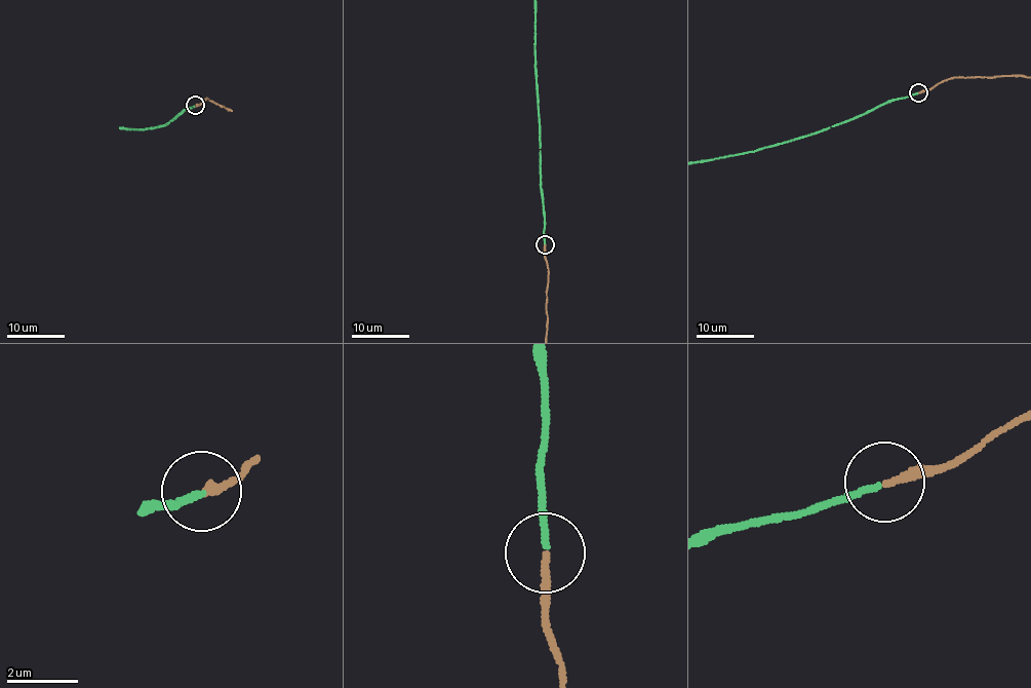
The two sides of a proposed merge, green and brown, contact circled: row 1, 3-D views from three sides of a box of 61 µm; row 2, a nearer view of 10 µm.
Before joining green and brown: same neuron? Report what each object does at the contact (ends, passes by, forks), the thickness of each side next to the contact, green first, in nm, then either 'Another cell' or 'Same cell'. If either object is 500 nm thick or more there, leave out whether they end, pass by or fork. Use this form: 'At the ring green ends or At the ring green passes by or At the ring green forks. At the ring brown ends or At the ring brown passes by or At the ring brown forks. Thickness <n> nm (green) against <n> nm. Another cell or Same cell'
At the ring green ends. At the ring brown ends. Thickness 170 nm (green) against 220 nm. Same cell

